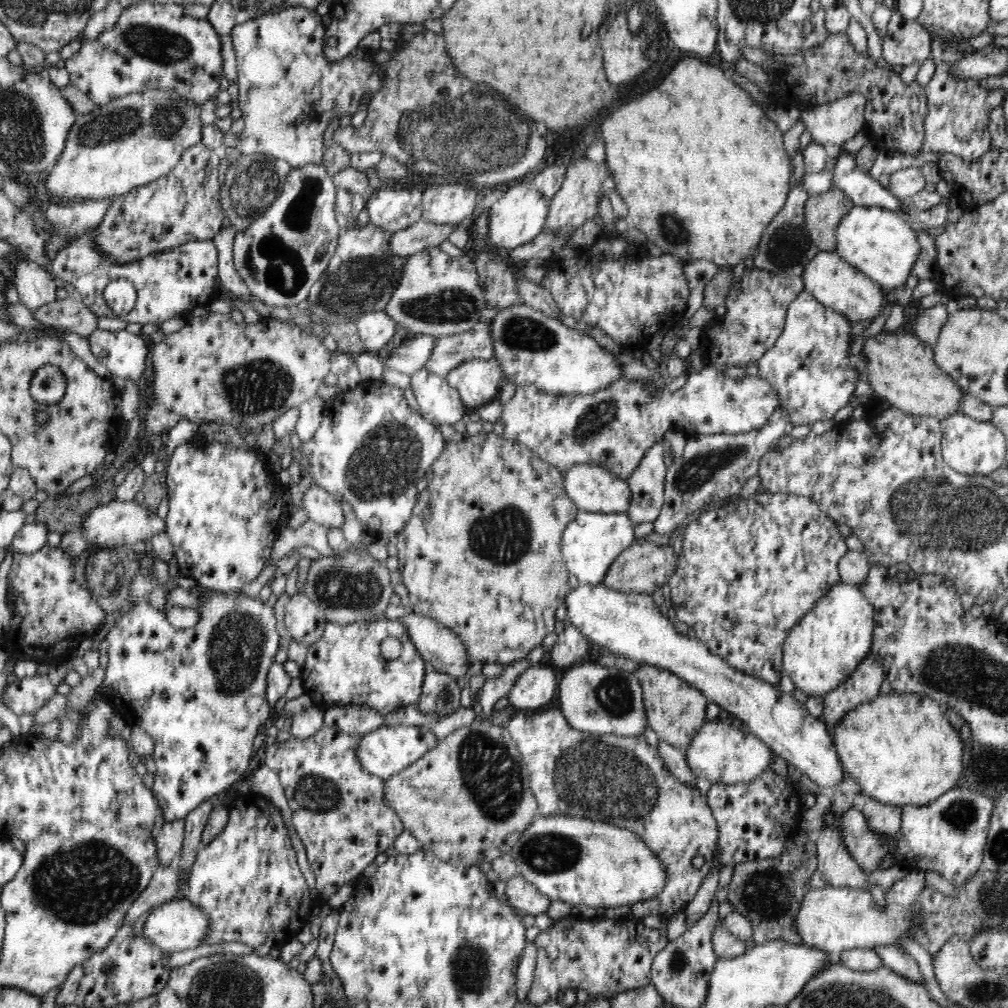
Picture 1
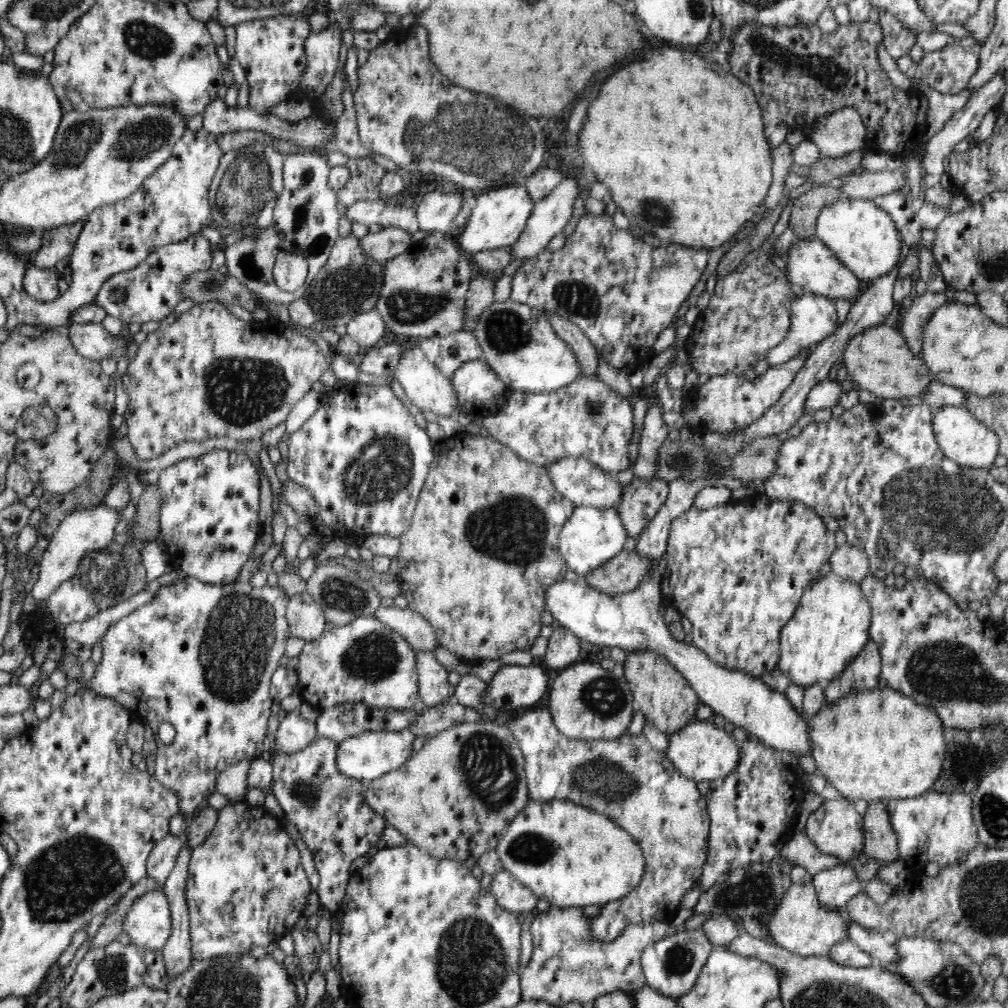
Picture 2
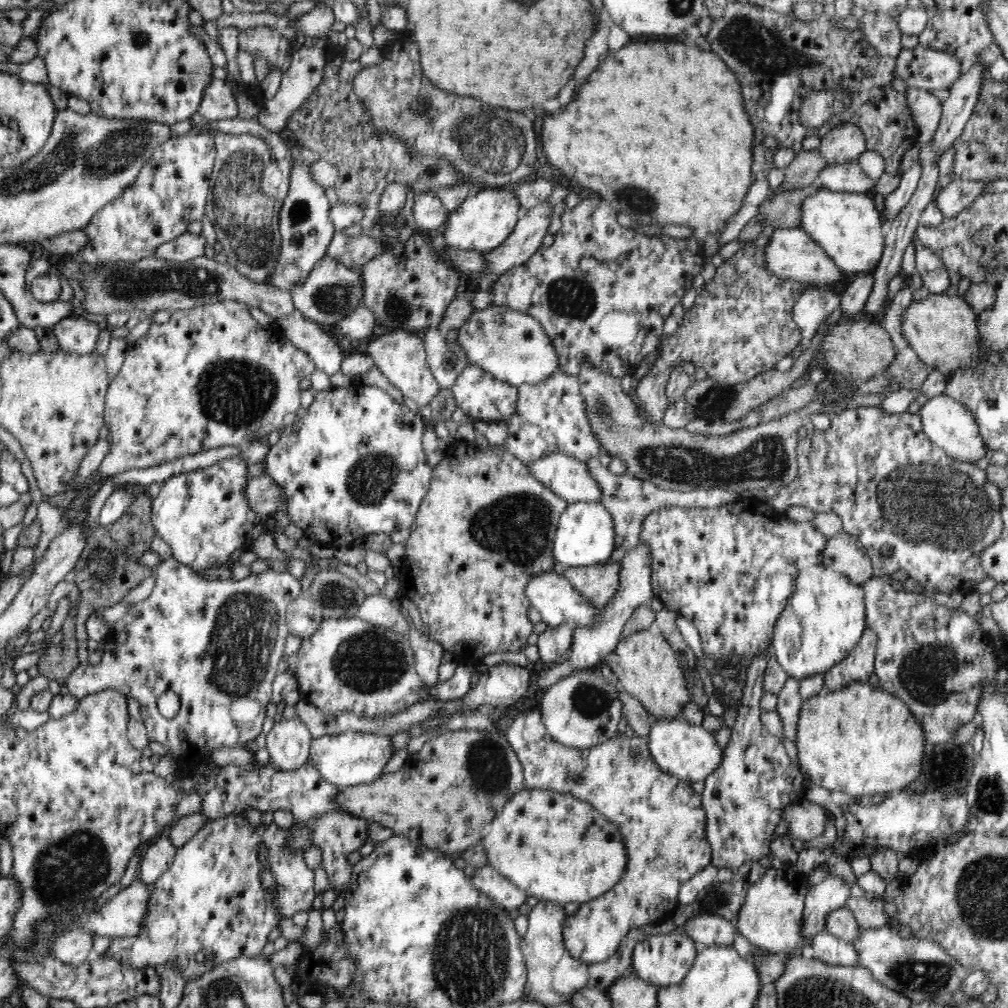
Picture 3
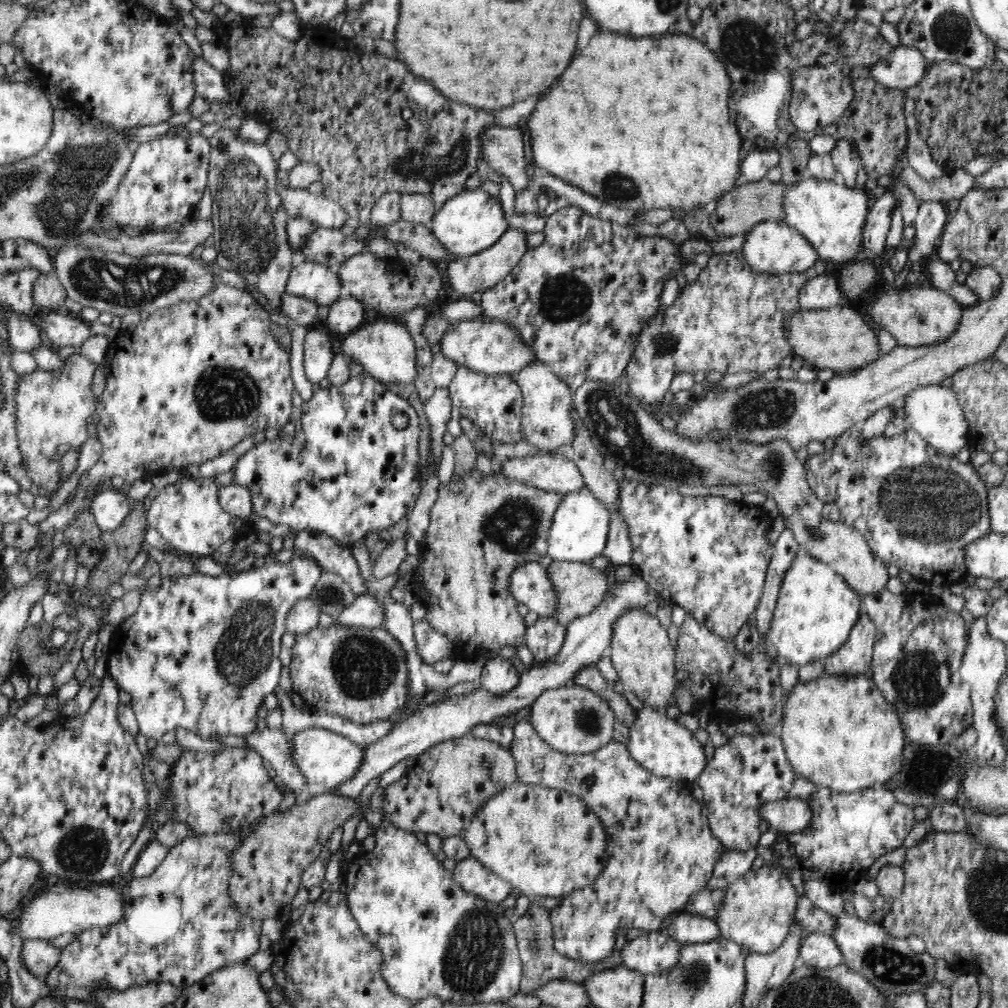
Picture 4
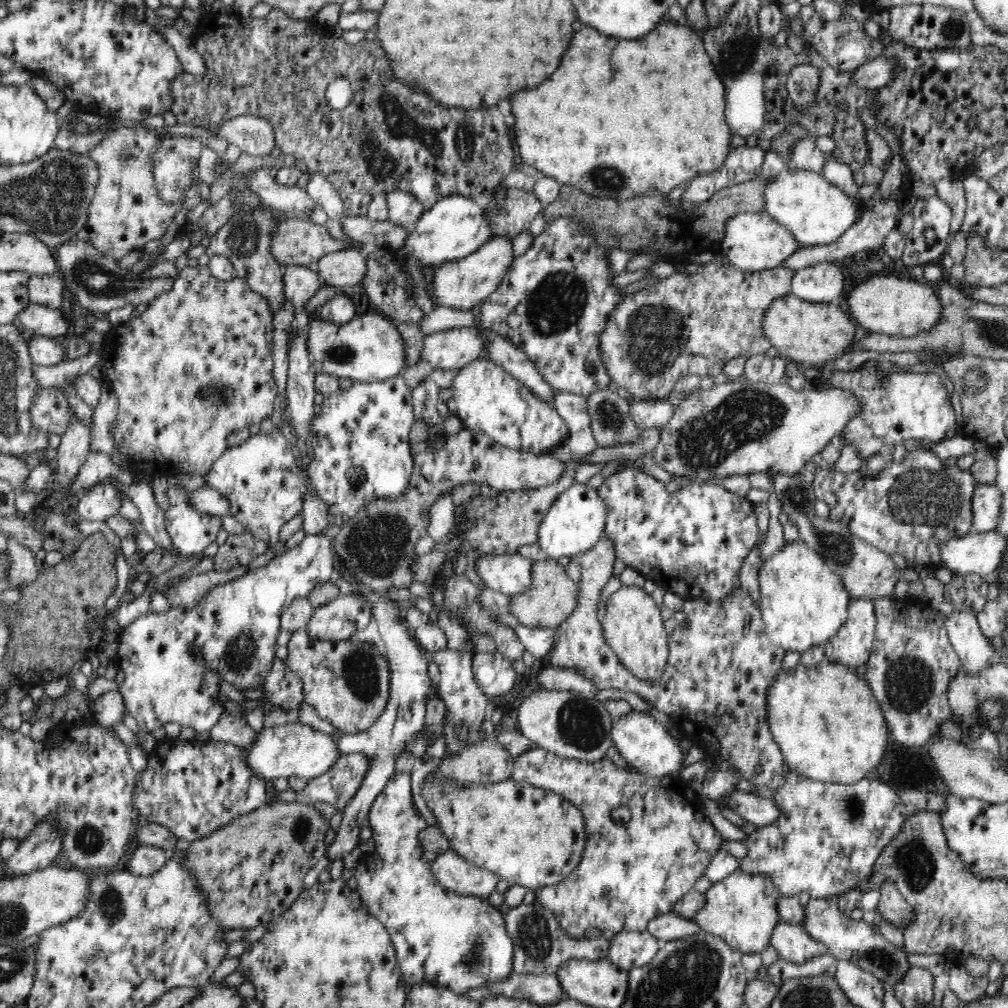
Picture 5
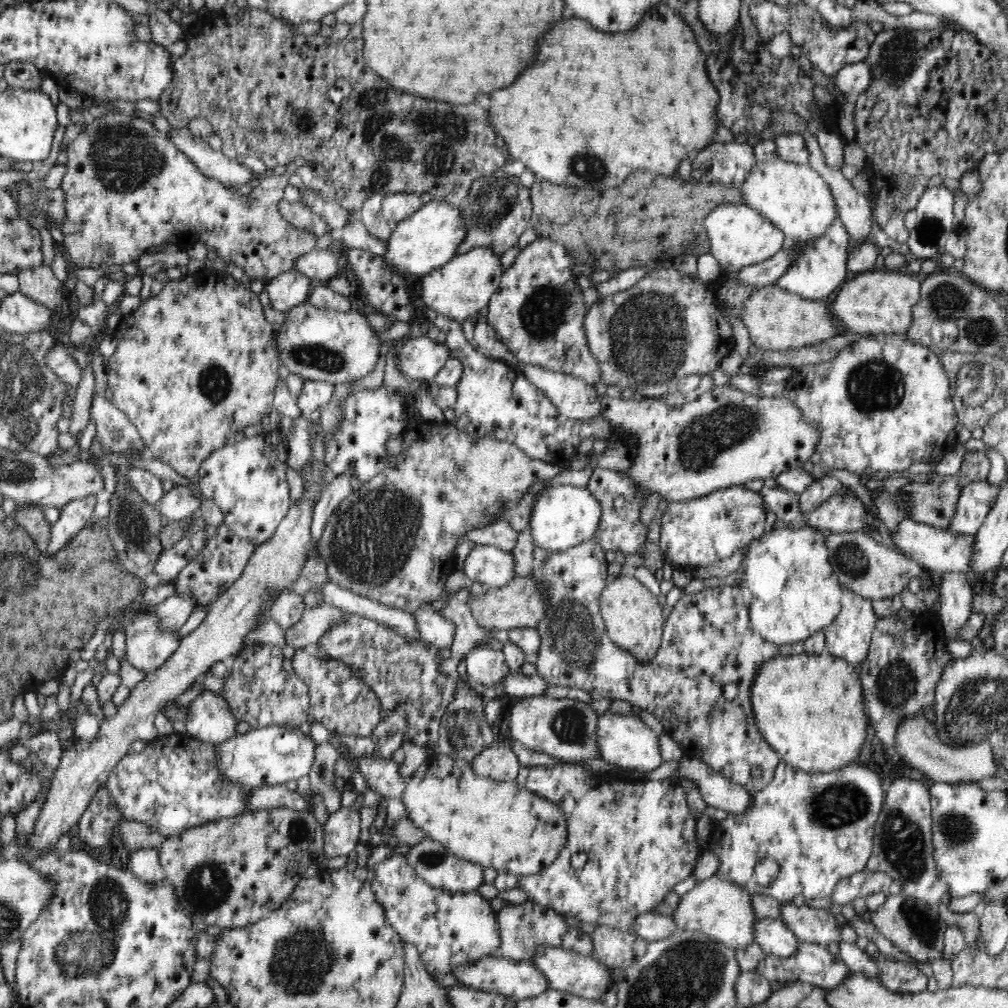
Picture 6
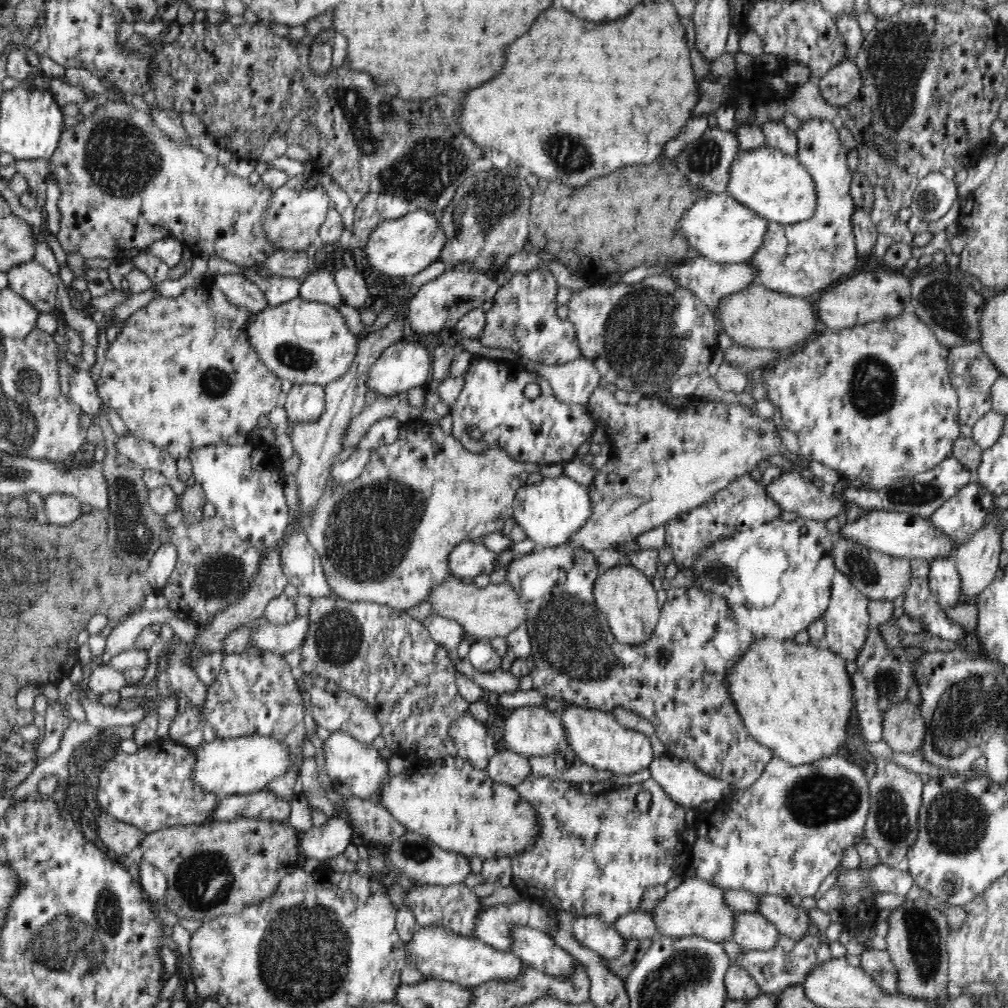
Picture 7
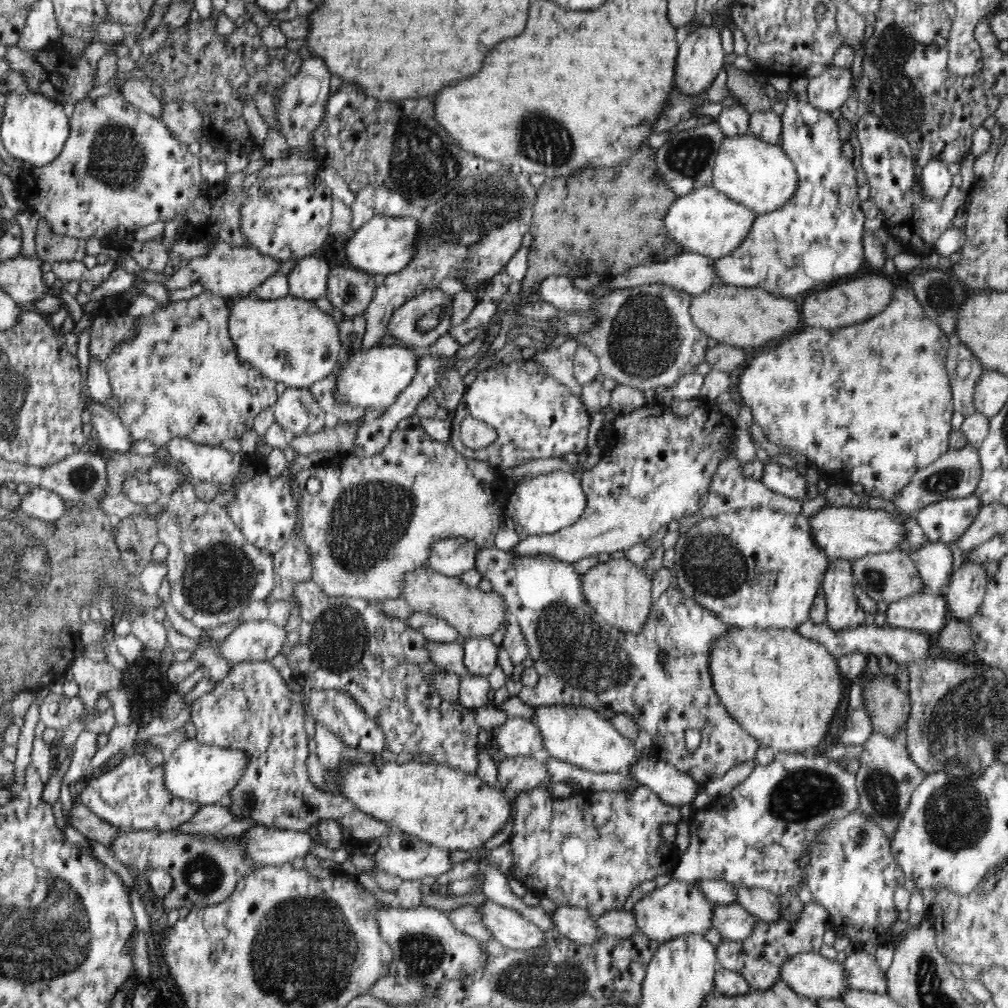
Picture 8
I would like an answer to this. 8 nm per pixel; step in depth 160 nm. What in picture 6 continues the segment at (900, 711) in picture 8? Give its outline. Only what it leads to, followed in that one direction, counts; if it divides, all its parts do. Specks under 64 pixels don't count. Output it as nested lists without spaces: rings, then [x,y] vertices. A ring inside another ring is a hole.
[[[921,716],[904,717],[895,728],[896,750],[922,770],[932,781],[949,781],[950,784],[968,781],[976,782],[981,778],[988,778],[997,773],[994,764],[994,753],[986,743],[973,744],[972,747],[947,747],[942,739],[938,738],[938,731],[933,723]]]

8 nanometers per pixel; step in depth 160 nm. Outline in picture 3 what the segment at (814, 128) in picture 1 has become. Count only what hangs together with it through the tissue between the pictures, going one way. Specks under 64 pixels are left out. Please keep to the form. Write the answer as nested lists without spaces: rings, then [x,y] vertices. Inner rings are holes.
[[[850,122],[840,124],[820,139],[818,149],[830,165],[843,165],[858,160],[866,150],[863,131]]]

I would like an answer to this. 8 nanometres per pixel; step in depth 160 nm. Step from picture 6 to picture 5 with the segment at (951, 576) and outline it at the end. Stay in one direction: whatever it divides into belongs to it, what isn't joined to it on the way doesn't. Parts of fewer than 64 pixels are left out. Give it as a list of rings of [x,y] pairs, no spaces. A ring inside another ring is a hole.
[[[955,608],[953,613],[946,615],[944,627],[966,673],[980,672],[1001,661],[997,650],[994,651],[988,638],[979,630],[976,615],[971,612]]]

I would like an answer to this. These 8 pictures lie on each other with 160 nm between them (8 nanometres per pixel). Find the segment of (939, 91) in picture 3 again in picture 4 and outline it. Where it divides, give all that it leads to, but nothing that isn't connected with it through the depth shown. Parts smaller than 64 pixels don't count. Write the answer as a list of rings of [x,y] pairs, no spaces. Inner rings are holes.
[[[896,47],[870,68],[870,74],[888,88],[910,88],[923,78],[928,60],[914,47]]]

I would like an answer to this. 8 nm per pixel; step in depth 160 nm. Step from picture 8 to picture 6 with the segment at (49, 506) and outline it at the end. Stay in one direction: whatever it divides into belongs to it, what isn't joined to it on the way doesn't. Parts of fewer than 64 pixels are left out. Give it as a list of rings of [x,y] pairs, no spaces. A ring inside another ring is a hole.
[[[96,495],[86,499],[72,500],[66,506],[62,506],[60,519],[51,526],[50,542],[44,551],[52,554],[62,549],[67,538],[79,532],[79,529],[86,524],[86,520],[93,517],[94,506],[96,506]]]

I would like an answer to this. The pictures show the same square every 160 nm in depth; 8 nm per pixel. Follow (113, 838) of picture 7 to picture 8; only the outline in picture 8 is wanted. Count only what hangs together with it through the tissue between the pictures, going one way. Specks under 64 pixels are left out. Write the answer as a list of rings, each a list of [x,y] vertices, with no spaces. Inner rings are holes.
[[[82,803],[71,808],[69,814],[71,825],[88,840],[102,842],[108,846],[111,838],[120,832],[118,828],[110,826],[110,823],[102,822],[98,816],[90,816],[90,812],[86,812],[86,805],[82,806]]]

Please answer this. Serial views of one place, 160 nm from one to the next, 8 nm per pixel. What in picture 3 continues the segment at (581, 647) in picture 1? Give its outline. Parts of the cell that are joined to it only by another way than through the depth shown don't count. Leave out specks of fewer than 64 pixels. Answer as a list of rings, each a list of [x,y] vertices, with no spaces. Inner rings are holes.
[[[568,624],[557,627],[548,625],[548,628],[538,635],[537,647],[539,652],[539,665],[548,666],[550,663],[559,663],[572,646],[573,628]]]

